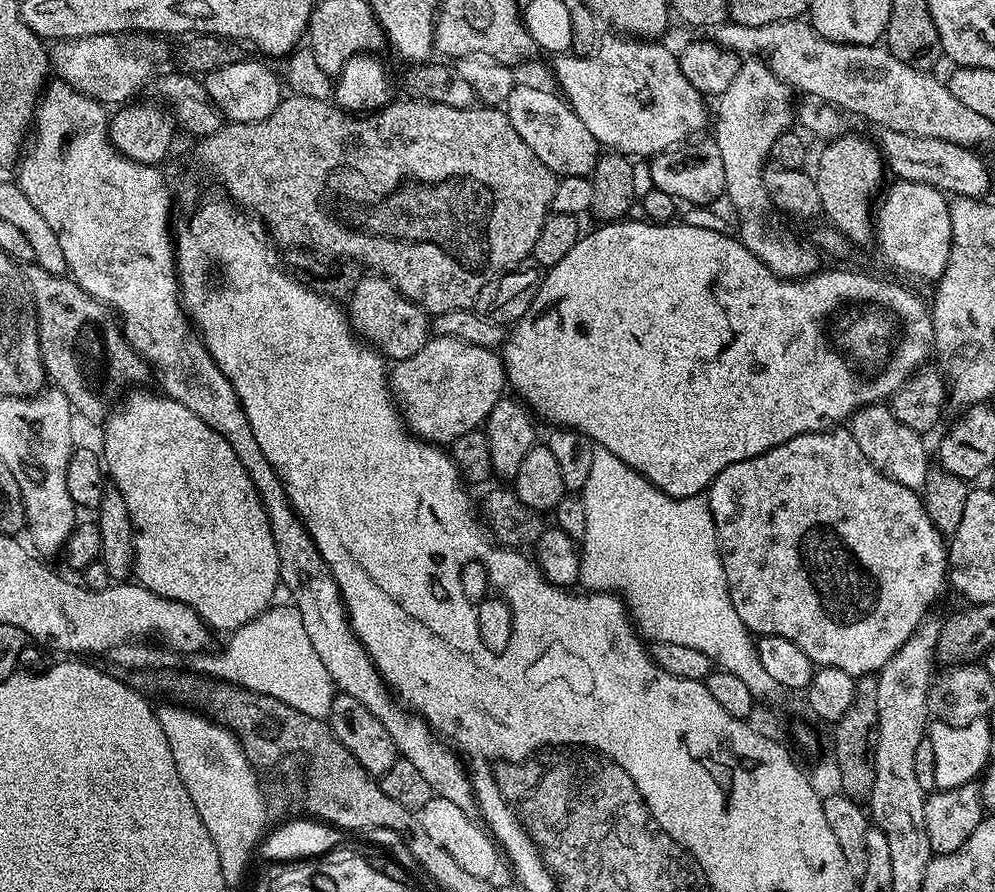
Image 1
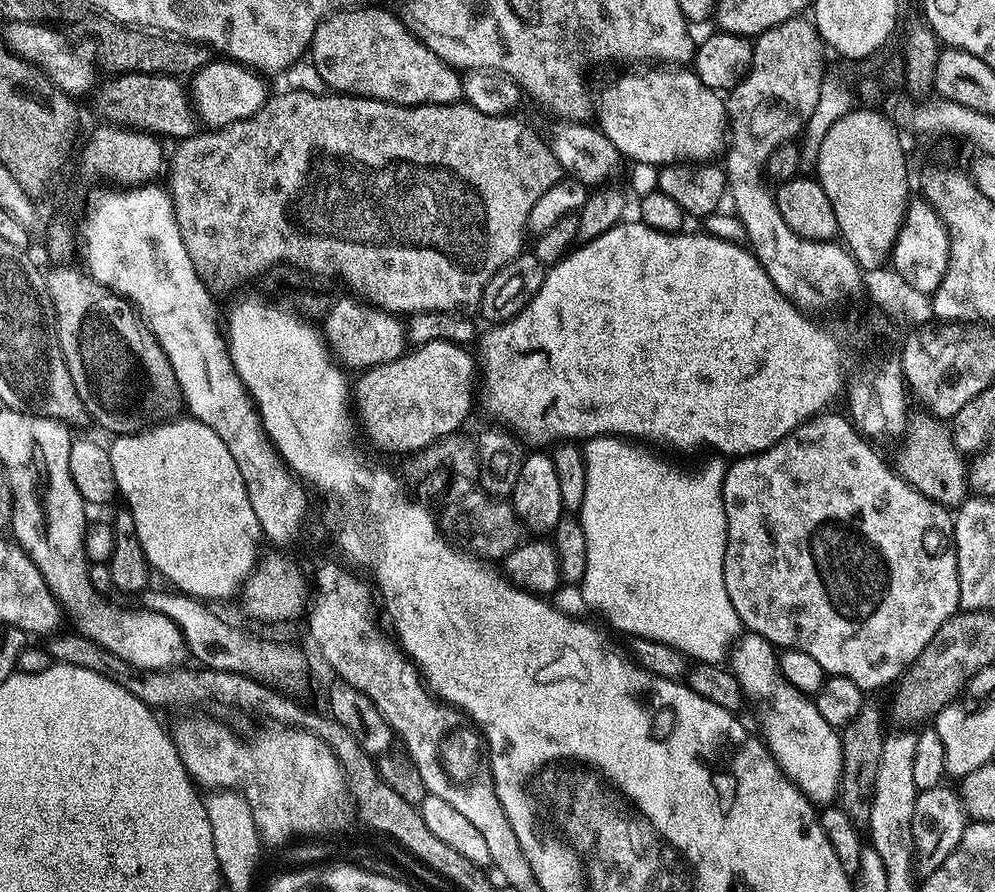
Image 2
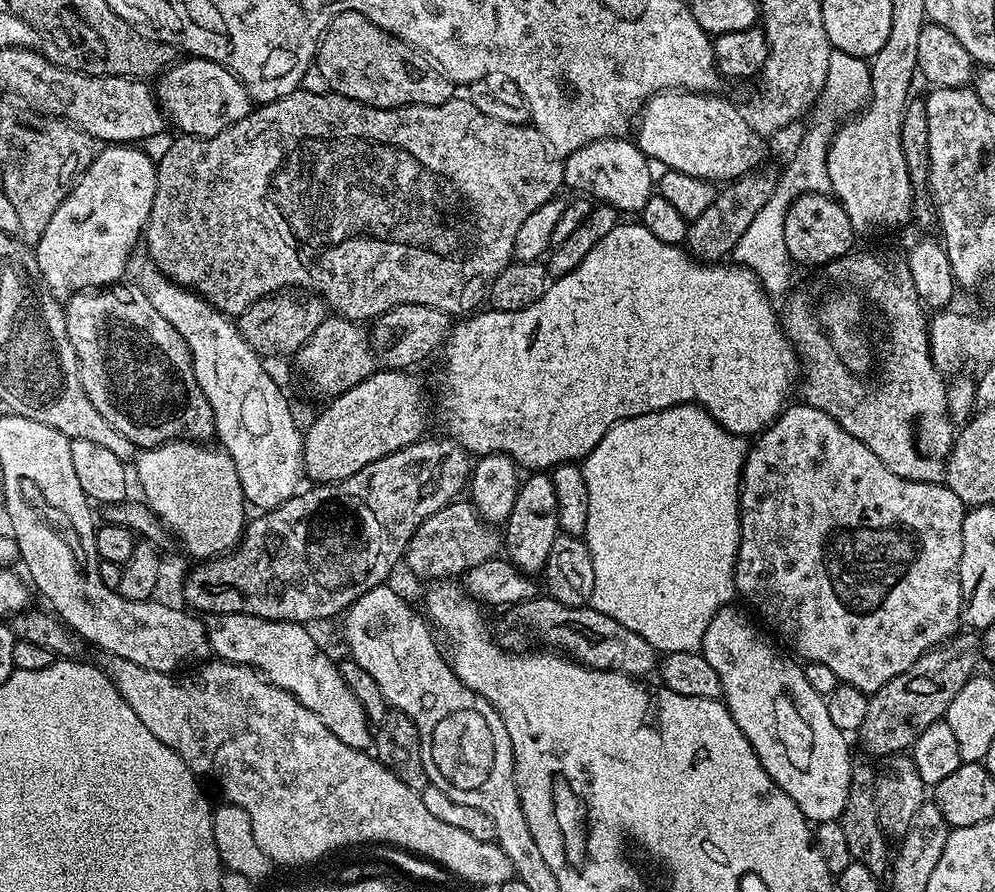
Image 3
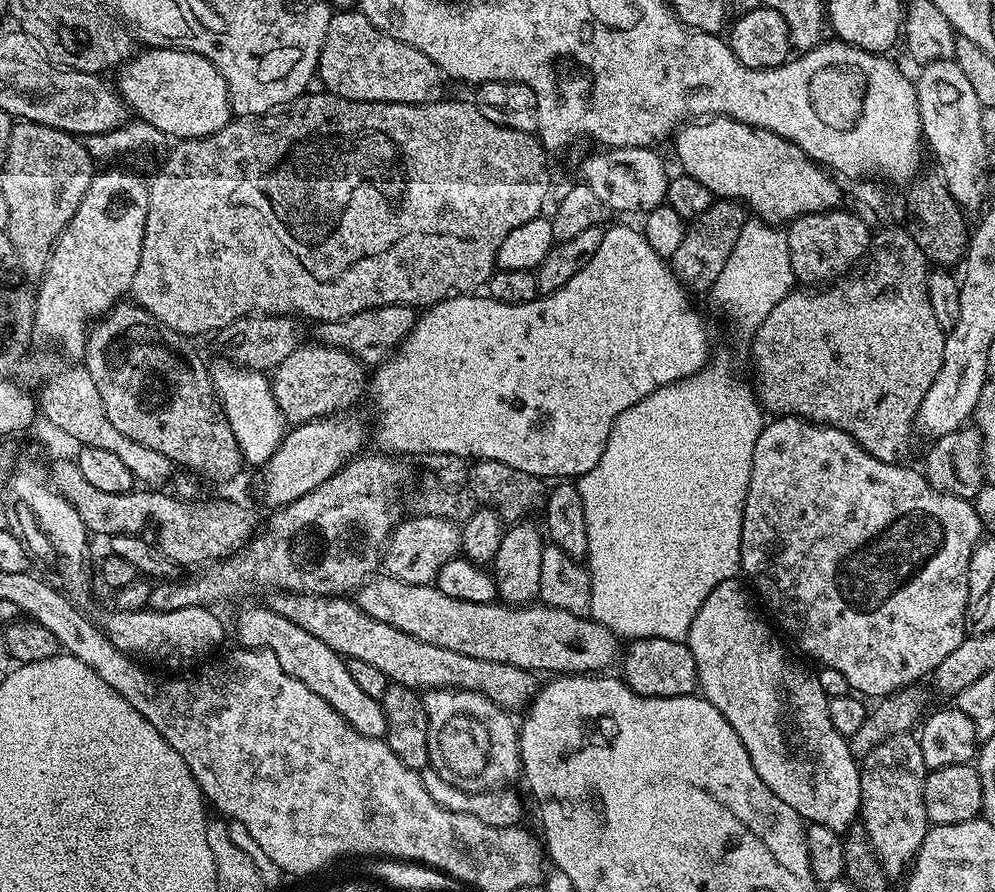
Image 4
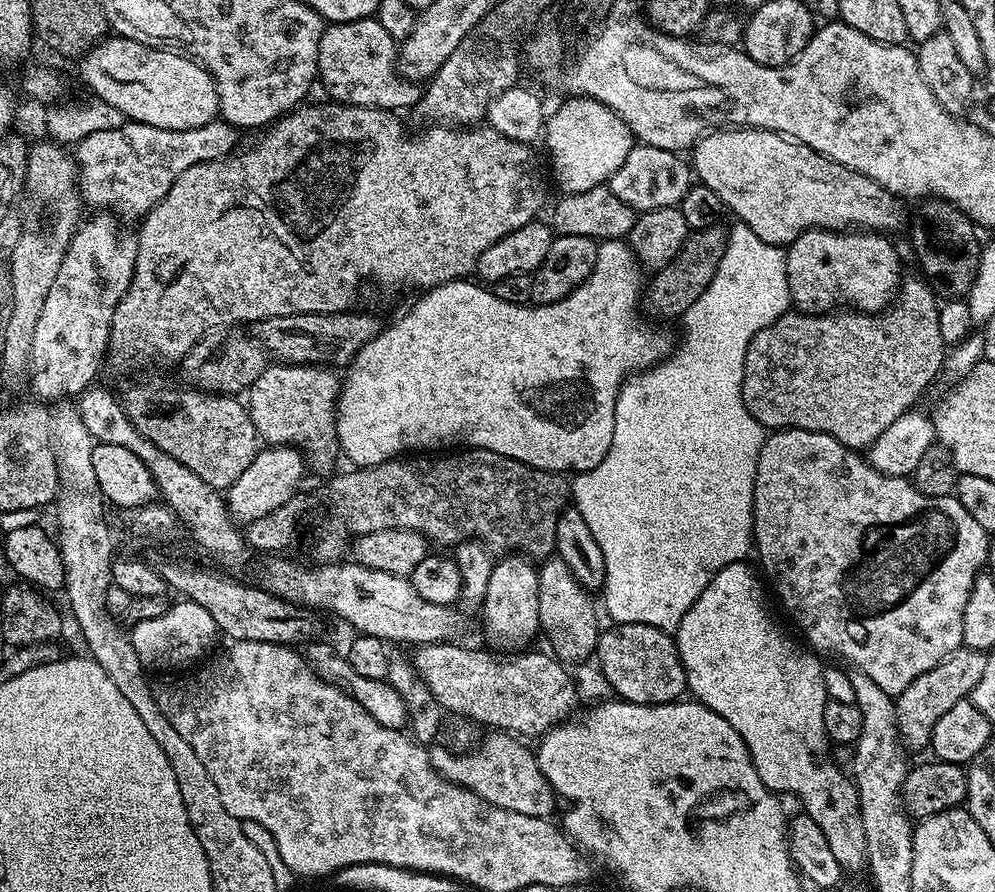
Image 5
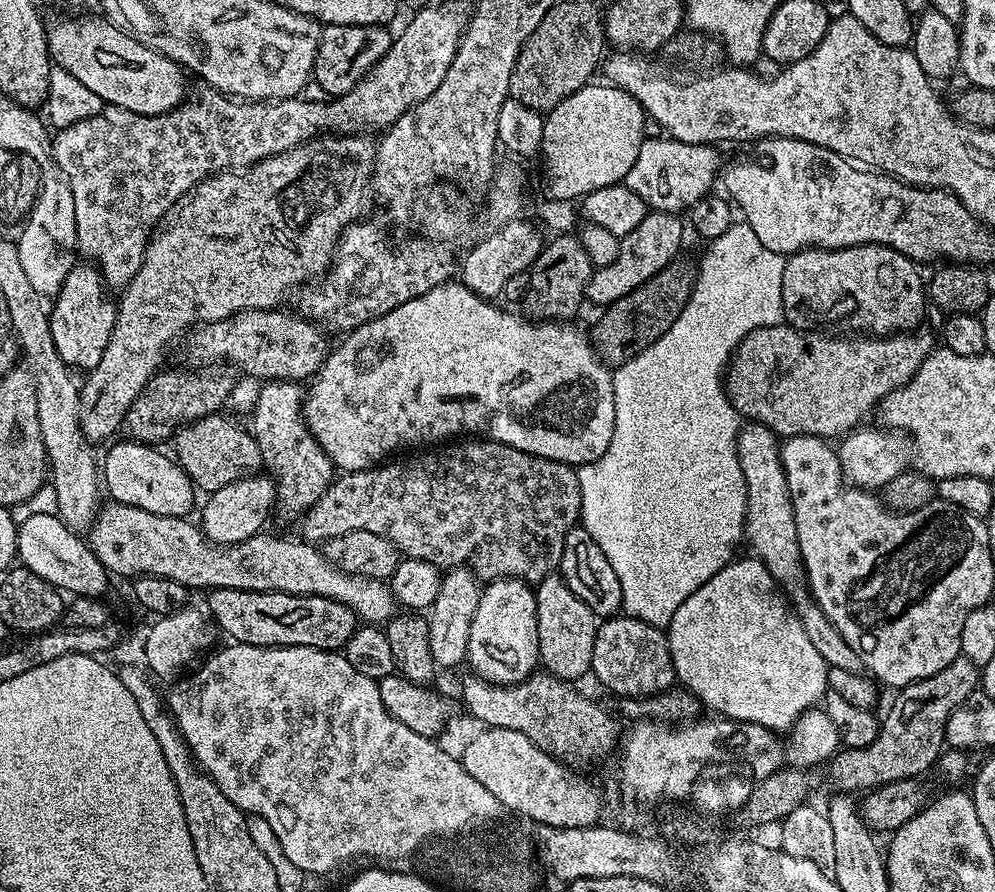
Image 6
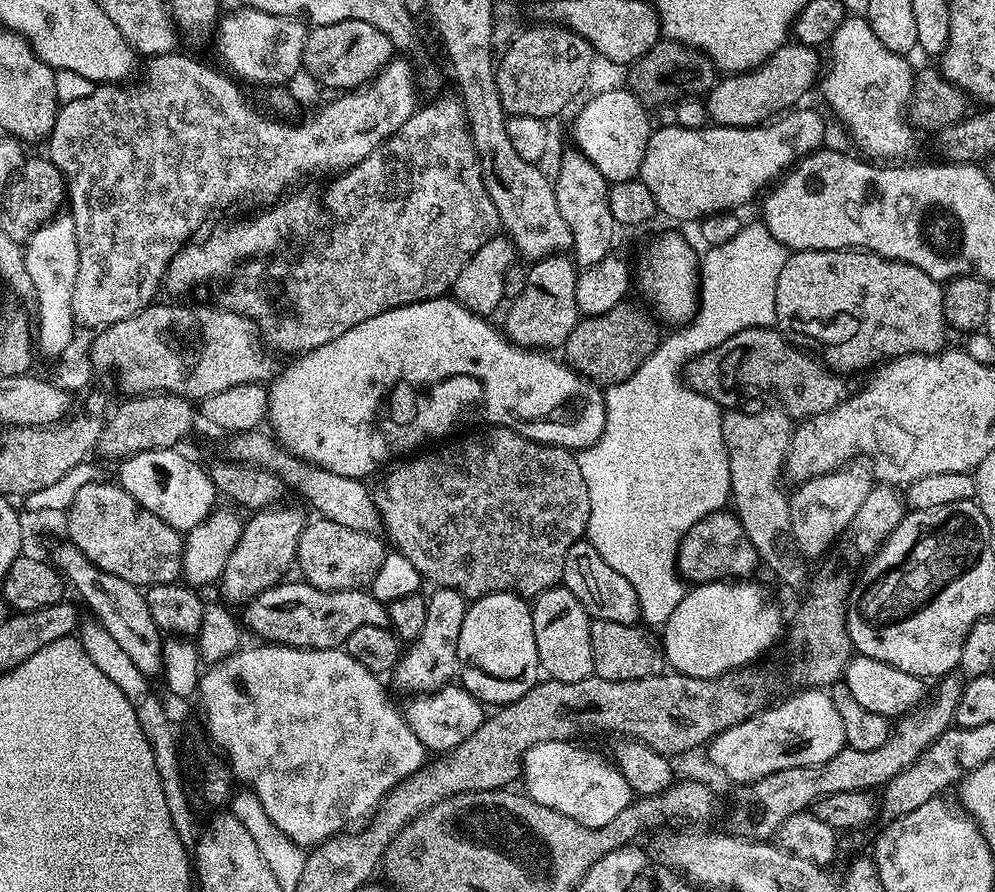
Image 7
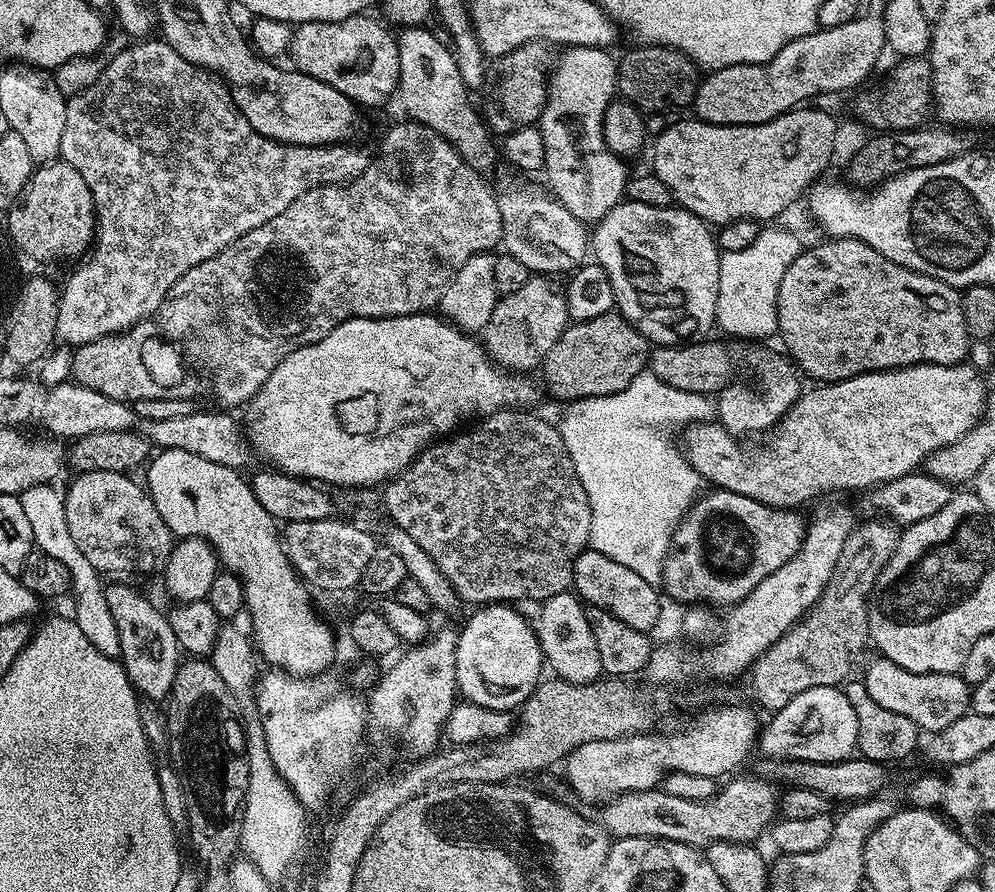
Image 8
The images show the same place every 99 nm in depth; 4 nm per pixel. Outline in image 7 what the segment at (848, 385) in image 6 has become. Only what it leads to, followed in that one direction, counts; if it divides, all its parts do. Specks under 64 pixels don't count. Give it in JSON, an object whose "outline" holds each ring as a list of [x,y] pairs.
{"outline":[[[775,327],[738,330],[726,342],[695,356],[684,366],[683,379],[698,394],[713,400],[721,409],[732,410],[740,400],[743,388],[773,392],[785,412],[797,421],[807,420],[832,410],[848,399],[850,387],[843,375],[833,372],[823,360],[792,343]]]}

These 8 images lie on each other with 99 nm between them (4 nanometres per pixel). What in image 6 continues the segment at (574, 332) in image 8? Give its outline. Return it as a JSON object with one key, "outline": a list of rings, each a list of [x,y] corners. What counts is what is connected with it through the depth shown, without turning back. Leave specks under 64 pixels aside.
{"outline":[[[677,258],[667,264],[662,271],[654,274],[638,290],[626,294],[626,298],[618,298],[618,302],[607,305],[600,316],[600,321],[590,328],[590,336],[601,360],[609,366],[619,366],[630,362],[642,350],[646,350],[678,319],[678,314],[686,306],[690,294],[696,285],[697,265],[685,258]]]}

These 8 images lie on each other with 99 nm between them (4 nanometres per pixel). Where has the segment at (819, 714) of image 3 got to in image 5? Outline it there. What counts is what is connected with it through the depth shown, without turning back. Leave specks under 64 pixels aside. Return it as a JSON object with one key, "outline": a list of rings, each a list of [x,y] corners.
{"outline":[[[741,562],[718,570],[718,574],[714,574],[714,578],[708,583],[706,590],[702,590],[702,594],[698,594],[694,606],[690,606],[690,610],[686,610],[682,622],[676,627],[674,639],[678,654],[682,658],[682,666],[686,670],[686,678],[688,679],[687,691],[689,693],[693,692],[691,695],[699,703],[706,705],[712,711],[712,715],[726,718],[726,722],[730,726],[734,726],[734,730],[738,730],[738,734],[746,742],[754,770],[758,770],[758,778],[768,787],[769,792],[773,794],[789,792],[792,796],[800,796],[800,804],[804,807],[801,808],[803,815],[814,818],[814,822],[818,822],[818,826],[822,826],[822,834],[826,834],[826,842],[830,842],[830,850],[834,854],[834,858],[838,858],[841,869],[845,873],[852,872],[848,874],[856,874],[856,871],[859,868],[860,870],[863,869],[868,862],[866,858],[866,830],[862,826],[860,795],[856,789],[856,784],[853,782],[851,775],[843,768],[840,768],[833,759],[833,745],[828,739],[826,726],[822,722],[822,714],[829,702],[826,686],[824,685],[825,665],[823,663],[820,664],[821,657],[815,651],[809,650],[807,647],[804,647],[805,649],[799,648],[790,637],[784,636],[783,630],[772,621],[771,614],[763,608],[764,592],[760,589],[760,584],[756,581],[755,574],[746,565],[747,563]]]}

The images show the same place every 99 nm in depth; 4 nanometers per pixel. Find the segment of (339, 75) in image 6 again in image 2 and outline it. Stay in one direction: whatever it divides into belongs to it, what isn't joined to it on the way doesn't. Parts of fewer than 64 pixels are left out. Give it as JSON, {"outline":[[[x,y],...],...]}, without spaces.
{"outline":[[[361,6],[358,8],[346,8],[337,10],[318,26],[318,30],[314,30],[314,38],[312,39],[312,47],[310,49],[310,57],[312,56],[312,64],[316,67],[316,72],[320,75],[320,80],[324,84],[329,84],[331,91],[336,94],[346,96],[365,96],[371,100],[384,100],[388,104],[454,104],[463,97],[464,81],[461,73],[452,65],[448,64],[442,58],[438,58],[438,54],[434,54],[425,46],[420,39],[410,29],[404,25],[403,20],[395,11],[387,12],[384,8],[367,8]]]}

